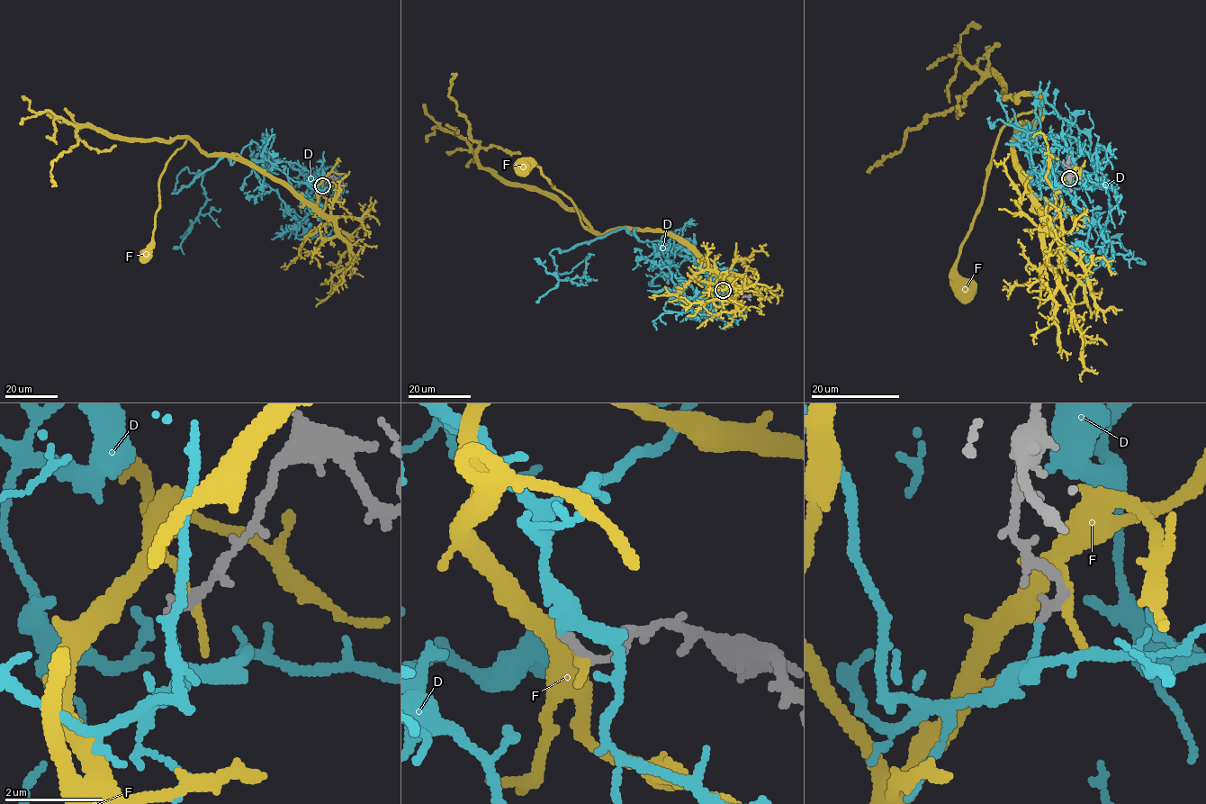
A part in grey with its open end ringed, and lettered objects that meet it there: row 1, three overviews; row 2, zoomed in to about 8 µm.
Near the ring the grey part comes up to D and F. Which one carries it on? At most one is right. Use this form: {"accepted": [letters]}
{"accepted": ["D"]}

